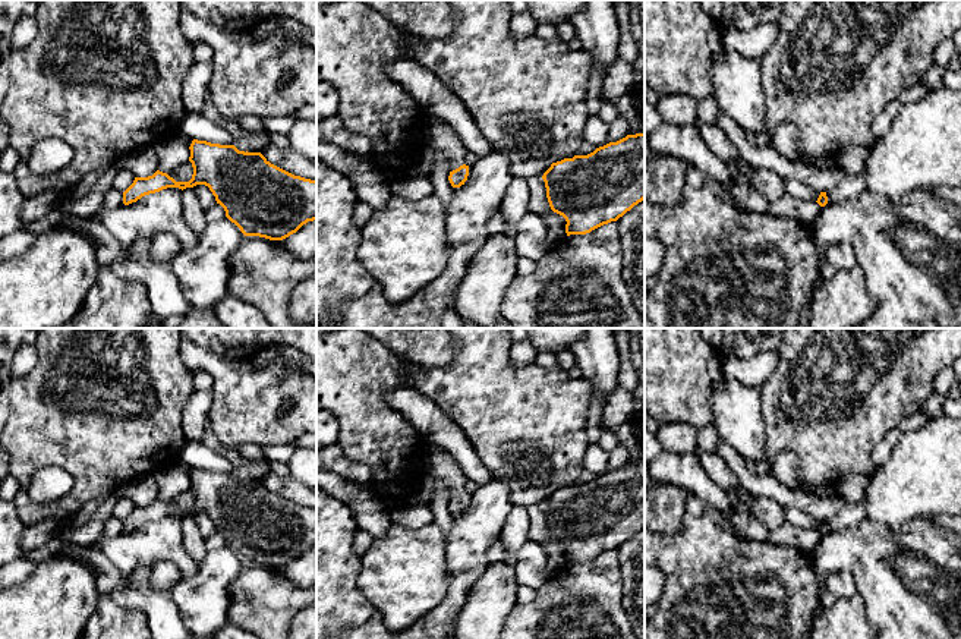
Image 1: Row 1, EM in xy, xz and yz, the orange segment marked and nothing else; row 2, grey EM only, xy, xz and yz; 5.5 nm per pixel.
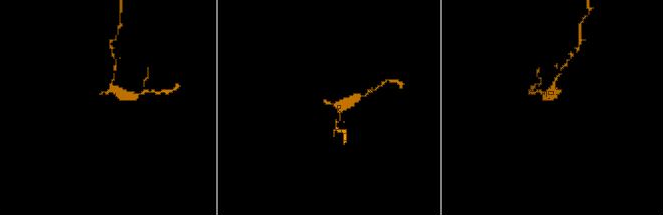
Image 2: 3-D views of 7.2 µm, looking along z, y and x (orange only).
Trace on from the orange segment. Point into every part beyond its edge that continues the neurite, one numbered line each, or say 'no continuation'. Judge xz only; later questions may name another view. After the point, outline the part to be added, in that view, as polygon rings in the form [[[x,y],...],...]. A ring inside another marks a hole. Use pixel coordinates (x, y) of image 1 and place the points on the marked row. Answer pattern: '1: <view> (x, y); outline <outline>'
1: xz (438, 135); outline [[[425,111],[425,120],[425,145],[445,154],[450,161],[451,171],[463,166],[467,149],[461,144],[457,132],[450,129],[442,120],[432,117],[428,111]]]

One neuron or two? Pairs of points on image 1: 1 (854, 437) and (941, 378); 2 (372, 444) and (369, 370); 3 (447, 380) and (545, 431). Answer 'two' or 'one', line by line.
1: two
2: one
3: one

